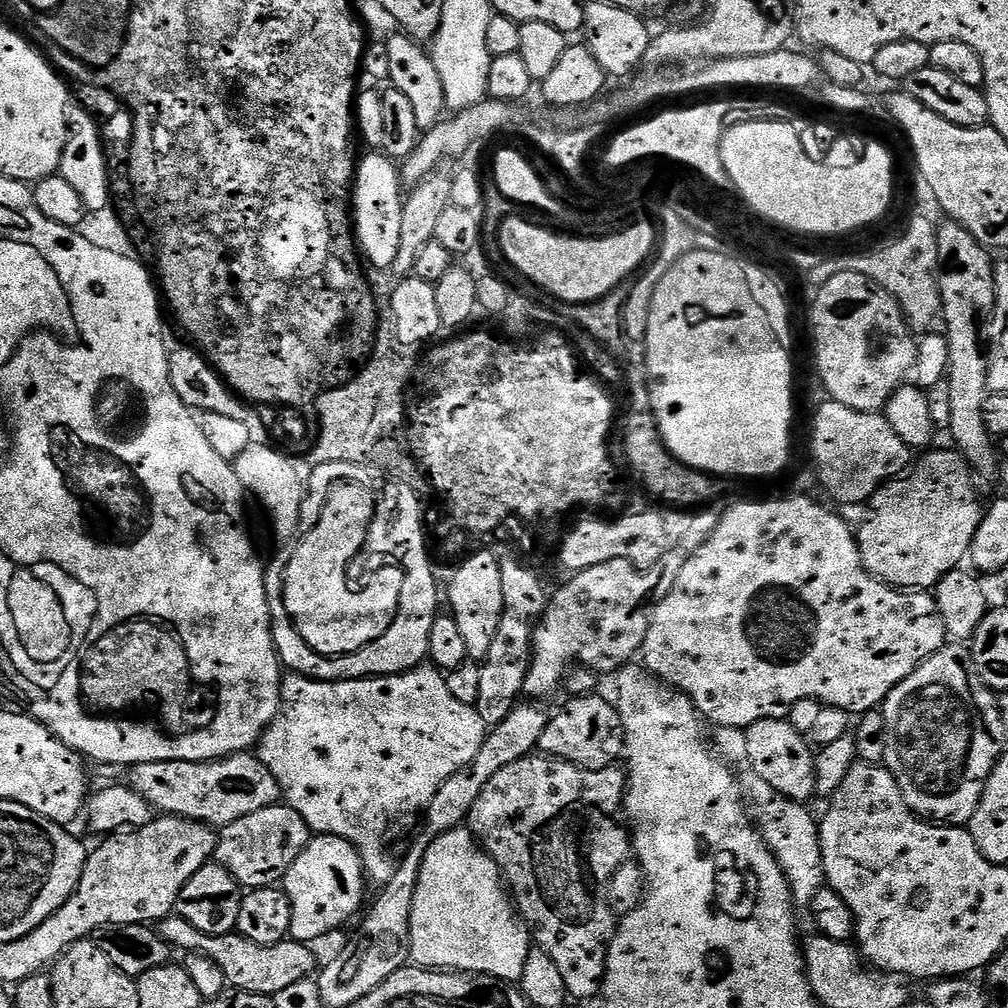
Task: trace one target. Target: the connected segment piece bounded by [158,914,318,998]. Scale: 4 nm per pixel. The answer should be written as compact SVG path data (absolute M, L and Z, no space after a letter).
M169 914L159 921L158 931L160 937L172 945L173 949L180 951L181 948L181 953L184 954L201 952L203 956L212 959L222 970L225 981L237 992L274 998L282 990L286 990L286 986L294 986L294 982L302 982L311 977L318 968L318 963L316 964L311 950L308 949L311 947L291 938L282 939L277 944L259 944L250 942L236 932L228 932L225 936L211 936L202 934L202 930L190 926L190 922L175 914Z

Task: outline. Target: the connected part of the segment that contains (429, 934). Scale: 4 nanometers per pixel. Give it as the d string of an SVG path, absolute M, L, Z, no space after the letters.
M461 826L443 832L426 850L410 910L410 960L433 970L480 972L495 980L519 982L530 951L530 932L522 923L502 879L500 867L480 847L471 828Z

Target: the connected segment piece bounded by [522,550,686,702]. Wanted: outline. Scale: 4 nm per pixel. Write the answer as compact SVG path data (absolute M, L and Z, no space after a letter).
M677 550L666 554L666 558L658 558L658 562L649 568L635 568L625 560L611 560L602 562L602 566L590 566L590 570L582 570L568 578L572 580L566 581L556 593L551 593L548 607L532 633L532 663L528 665L523 695L536 702L543 701L543 696L563 685L565 676L575 664L593 668L597 674L612 674L625 667L635 657L632 655L643 649L654 610L662 598L670 594L685 559L685 553Z

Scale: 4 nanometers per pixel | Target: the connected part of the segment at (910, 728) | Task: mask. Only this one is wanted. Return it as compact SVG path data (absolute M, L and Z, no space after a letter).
M960 642L945 643L944 647L936 651L934 655L923 660L914 670L914 674L910 674L902 682L898 682L898 686L894 686L894 690L890 690L890 694L884 699L882 711L886 718L886 730L888 731L888 745L886 746L883 767L887 768L888 773L898 782L898 786L902 790L904 800L907 802L909 808L917 816L929 822L943 822L948 826L971 825L974 814L978 810L978 802L984 793L986 782L990 778L994 766L999 762L1000 755L1006 750L1006 744L1004 744L1006 730L1002 726L997 693L987 688L982 682L982 678L974 666L974 658L971 651Z

